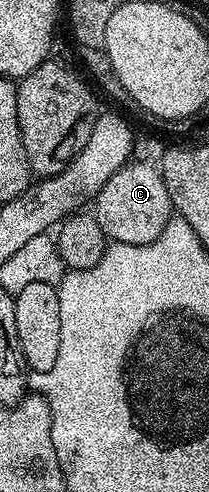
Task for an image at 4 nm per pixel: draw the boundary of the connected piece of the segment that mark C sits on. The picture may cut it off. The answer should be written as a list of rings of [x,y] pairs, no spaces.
[[[137,162],[126,163],[92,200],[91,214],[99,229],[103,229],[106,240],[127,245],[147,245],[161,236],[174,214],[173,202],[160,170],[154,164],[152,167],[149,163]]]

